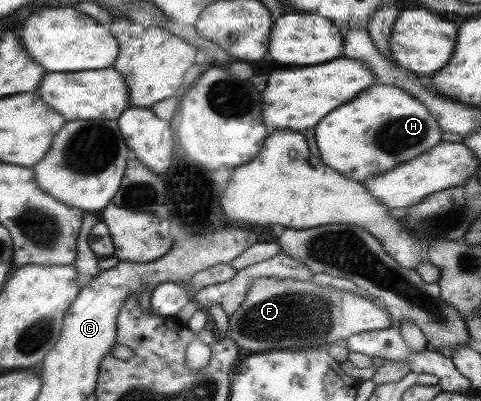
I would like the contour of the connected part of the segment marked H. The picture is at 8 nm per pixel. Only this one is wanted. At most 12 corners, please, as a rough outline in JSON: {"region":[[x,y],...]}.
{"region":[[393,84],[315,126],[323,162],[355,182],[441,142],[427,106]]}

